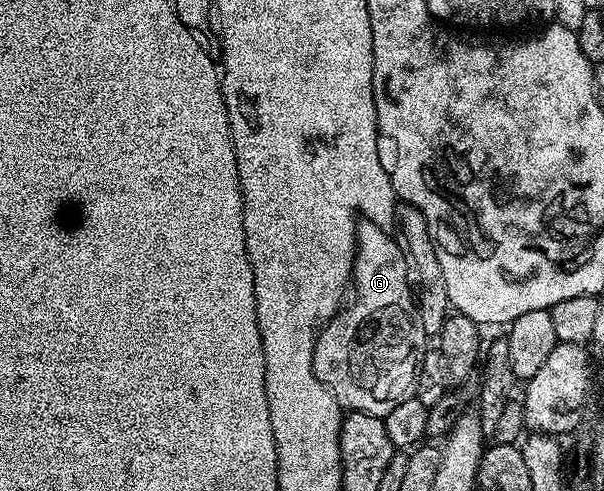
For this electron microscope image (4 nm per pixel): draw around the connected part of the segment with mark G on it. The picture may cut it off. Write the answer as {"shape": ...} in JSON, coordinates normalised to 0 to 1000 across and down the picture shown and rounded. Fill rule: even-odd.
{"shape":[[[594,454],[593,509],[586,515],[583,609],[551,652],[541,652],[531,662],[520,697],[520,760],[540,794],[581,839],[601,839],[634,851],[657,823],[687,804],[695,719],[709,699],[692,646],[692,627],[685,619],[685,601],[679,595],[672,517],[666,511],[664,495],[651,479],[646,483],[646,477],[626,456]]]}

